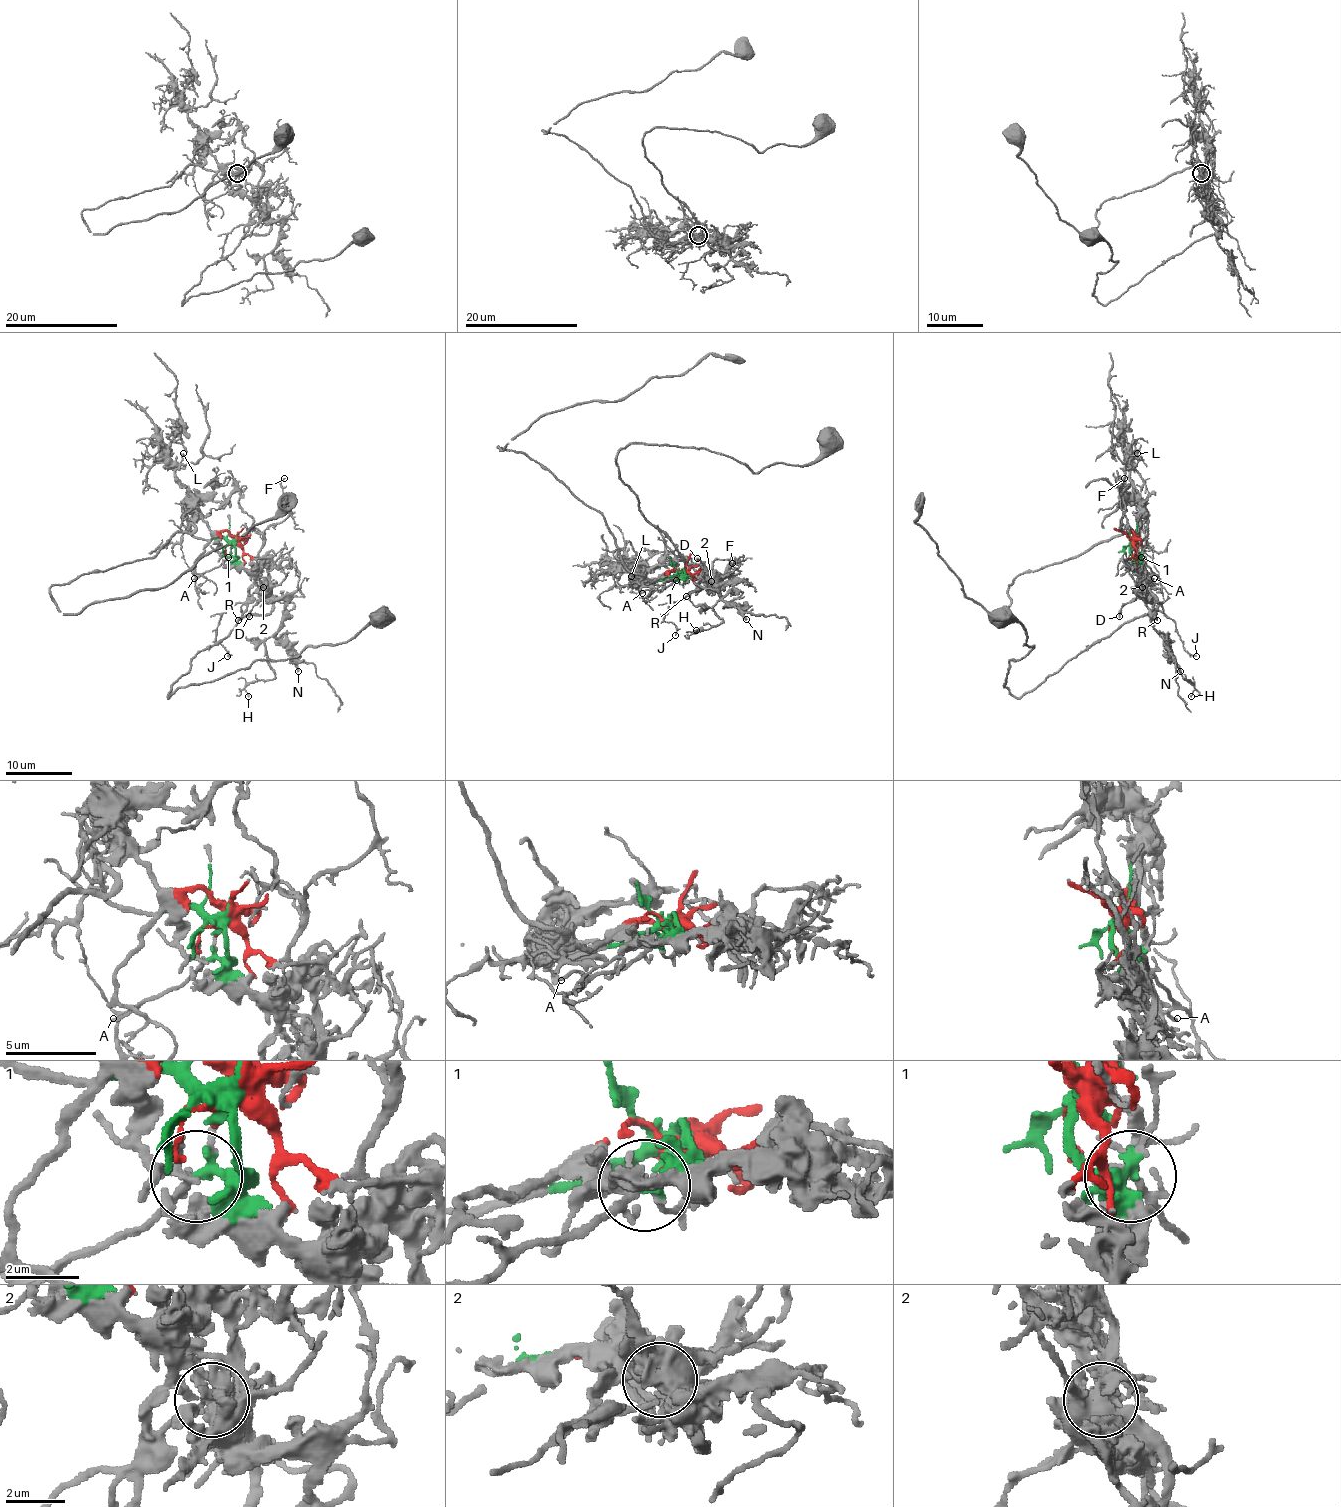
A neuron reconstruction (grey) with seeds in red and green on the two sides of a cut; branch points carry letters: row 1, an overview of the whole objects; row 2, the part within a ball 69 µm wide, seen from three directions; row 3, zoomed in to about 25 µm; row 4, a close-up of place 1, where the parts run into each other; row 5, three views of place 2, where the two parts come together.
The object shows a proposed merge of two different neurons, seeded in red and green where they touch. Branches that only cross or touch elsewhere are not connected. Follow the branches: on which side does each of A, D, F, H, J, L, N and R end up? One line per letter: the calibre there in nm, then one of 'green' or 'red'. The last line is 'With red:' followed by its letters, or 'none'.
A: 160 nm thick; green
D: 200 nm thick; green
F: 160 nm thick; green
H: 120 nm thick; green
J: 110 nm thick; green
L: 200 nm thick; red
N: 180 nm thick; green
R: 200 nm thick; green
With red: L

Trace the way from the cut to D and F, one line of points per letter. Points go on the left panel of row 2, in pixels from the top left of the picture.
D: (233, 542), (240, 565), (263, 587), (263, 595), (248, 617)
F: (233, 542), (240, 564), (250, 569), (258, 560), (263, 532), (290, 512), (285, 479)

